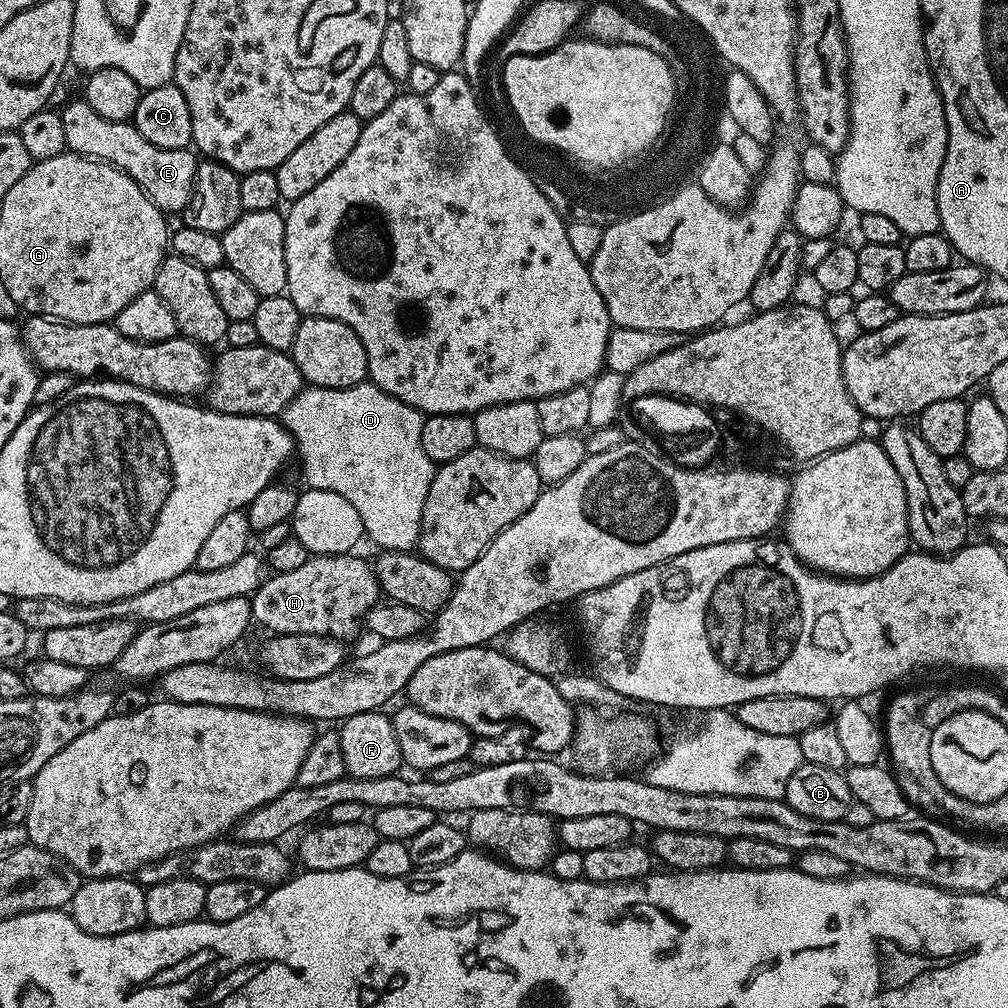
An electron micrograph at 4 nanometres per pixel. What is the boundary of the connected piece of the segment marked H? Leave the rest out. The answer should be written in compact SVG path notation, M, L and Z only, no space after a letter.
M357 554L309 555L302 566L269 575L252 593L252 618L272 634L322 634L335 640L347 641L356 631L361 631L362 621L375 604L381 603L382 591L376 569Z

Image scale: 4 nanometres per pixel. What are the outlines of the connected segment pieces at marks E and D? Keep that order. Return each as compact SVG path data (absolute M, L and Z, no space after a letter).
M76 98L65 108L59 109L62 118L62 130L66 134L66 149L77 152L79 156L89 156L92 160L102 160L112 167L122 170L136 185L151 198L154 206L158 206L165 214L183 213L190 202L190 194L194 190L194 174L198 163L195 151L188 148L166 150L162 146L154 146L138 134L136 125L123 120L114 122L110 118L102 118L102 114L94 111L83 98Z
M365 382L349 388L313 388L305 386L284 407L278 417L292 435L298 460L304 463L304 480L308 488L340 494L358 512L363 535L385 552L410 552L420 543L422 510L437 464L422 450L422 426L425 413L386 394L377 384Z

